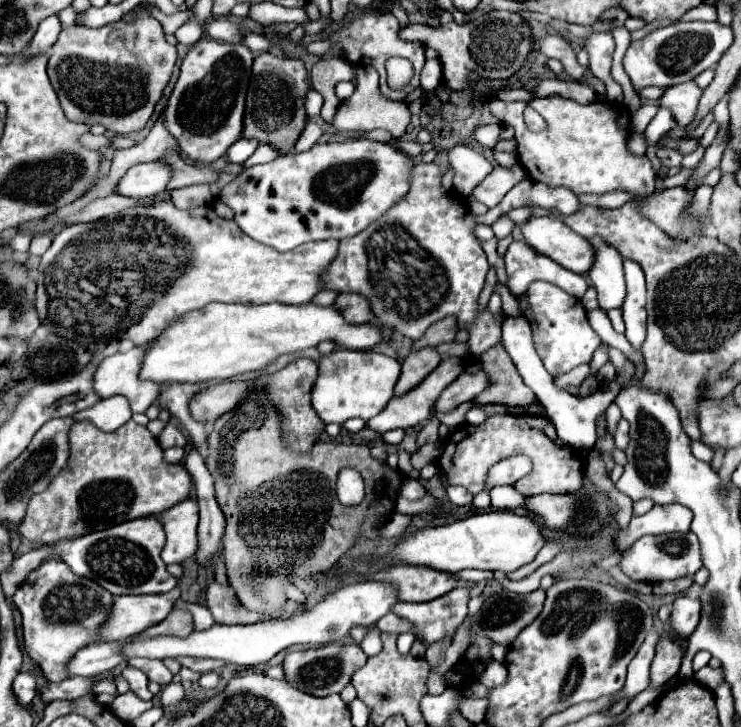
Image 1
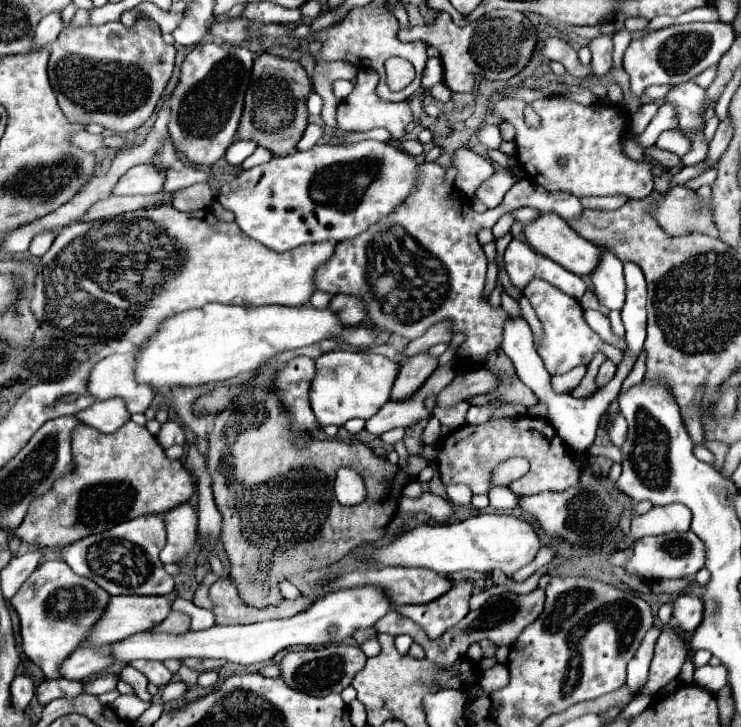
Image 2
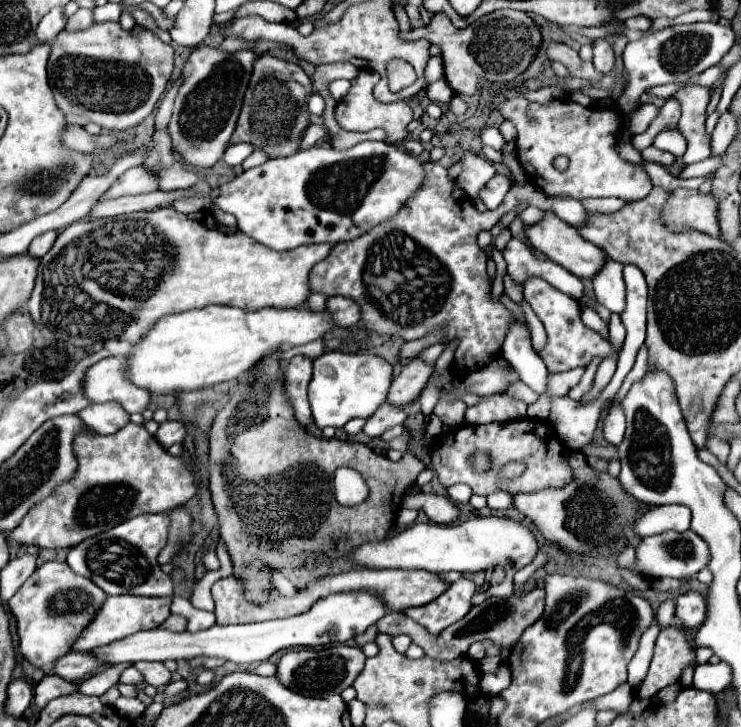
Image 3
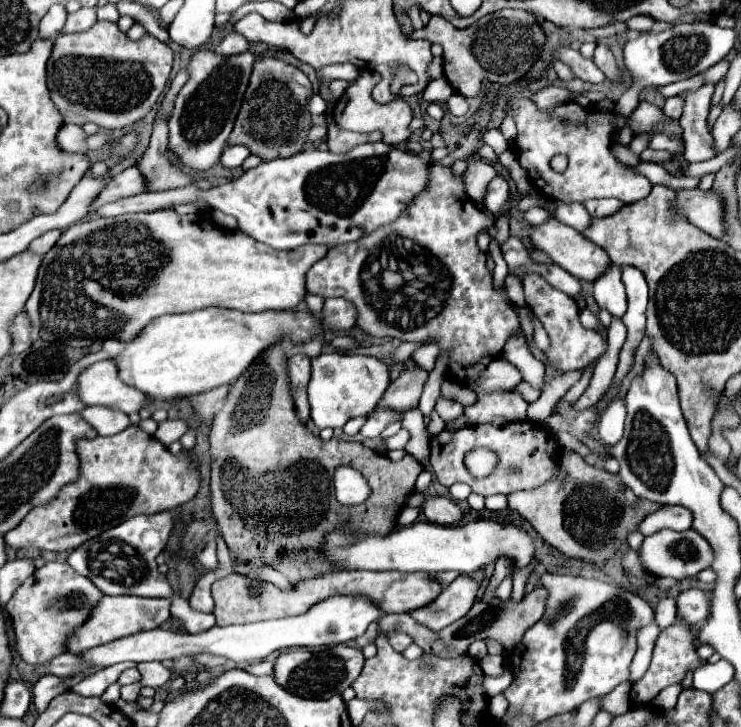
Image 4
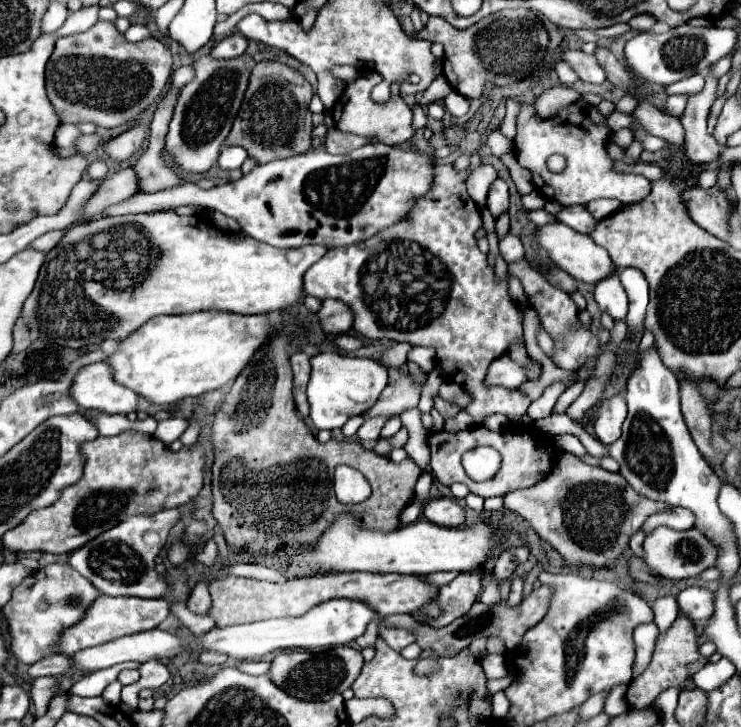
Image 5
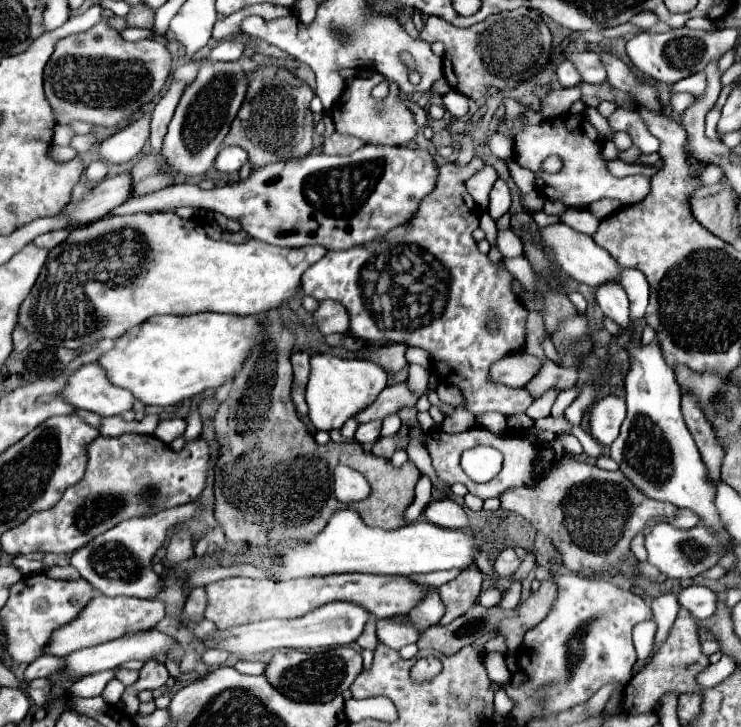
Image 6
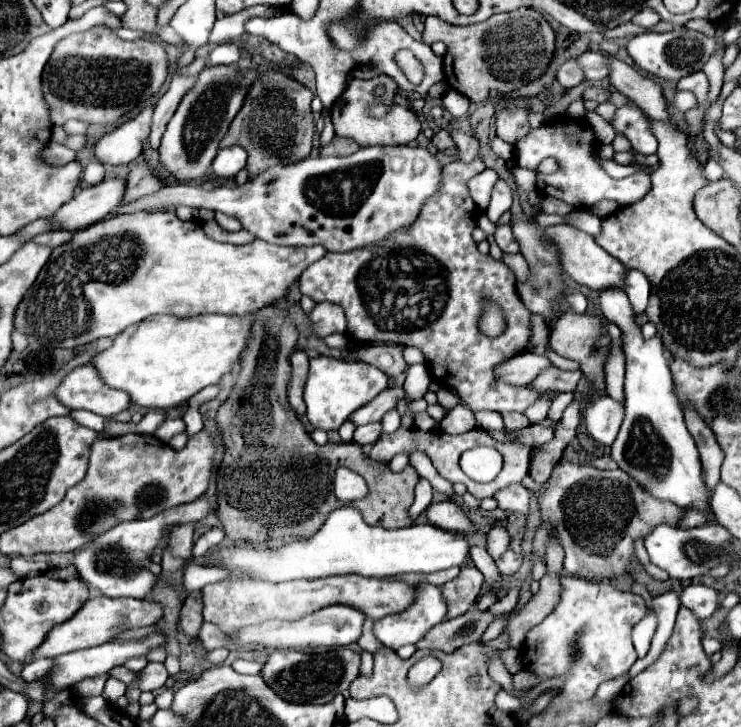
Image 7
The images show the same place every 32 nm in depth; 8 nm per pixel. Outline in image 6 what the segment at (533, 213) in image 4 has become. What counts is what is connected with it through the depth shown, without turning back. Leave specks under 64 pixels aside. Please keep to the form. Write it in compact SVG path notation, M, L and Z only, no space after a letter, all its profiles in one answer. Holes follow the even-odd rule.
M534 212L532 214L532 220L540 226L540 228L544 228L544 226L550 226L550 224L558 224L560 222L560 216L550 216L550 214L546 214L546 212Z

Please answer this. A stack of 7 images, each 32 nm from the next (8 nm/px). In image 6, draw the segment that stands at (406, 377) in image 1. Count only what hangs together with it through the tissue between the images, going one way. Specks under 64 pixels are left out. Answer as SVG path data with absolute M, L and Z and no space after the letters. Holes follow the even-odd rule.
M392 384L388 388L384 388L384 392L370 404L364 408L364 412L358 412L354 418L364 424L370 420L382 420L384 416L398 412L402 406L412 408L416 404L416 396L406 388L406 384Z

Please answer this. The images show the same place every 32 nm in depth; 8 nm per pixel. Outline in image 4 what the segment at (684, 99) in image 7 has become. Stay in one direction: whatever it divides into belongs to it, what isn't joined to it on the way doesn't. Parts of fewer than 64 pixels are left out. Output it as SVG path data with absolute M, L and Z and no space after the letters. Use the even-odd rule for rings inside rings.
M672 96L672 98L668 98L668 100L666 100L666 104L664 104L662 112L664 112L664 116L678 120L678 118L680 118L680 114L682 114L682 108L684 108L684 100L682 100L680 96Z

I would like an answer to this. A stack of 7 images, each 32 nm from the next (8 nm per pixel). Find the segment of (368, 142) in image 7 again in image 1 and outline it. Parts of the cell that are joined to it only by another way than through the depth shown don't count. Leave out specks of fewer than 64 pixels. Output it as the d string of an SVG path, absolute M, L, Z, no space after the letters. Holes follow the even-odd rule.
M358 66L356 68L356 90L348 100L340 102L336 118L334 118L334 128L346 130L346 132L368 132L368 130L374 130L374 128L384 128L392 134L394 140L398 140L398 138L404 136L406 126L410 124L410 116L412 114L410 114L406 102L394 102L394 100L380 96L380 92L378 92L378 72L376 72L374 66Z

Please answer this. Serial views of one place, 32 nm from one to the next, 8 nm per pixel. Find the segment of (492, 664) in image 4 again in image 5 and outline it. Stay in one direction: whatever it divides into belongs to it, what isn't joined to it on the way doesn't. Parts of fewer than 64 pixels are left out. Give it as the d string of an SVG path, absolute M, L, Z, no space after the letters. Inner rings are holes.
M486 654L482 658L482 668L488 678L506 678L508 668L506 668L506 658L502 654Z

